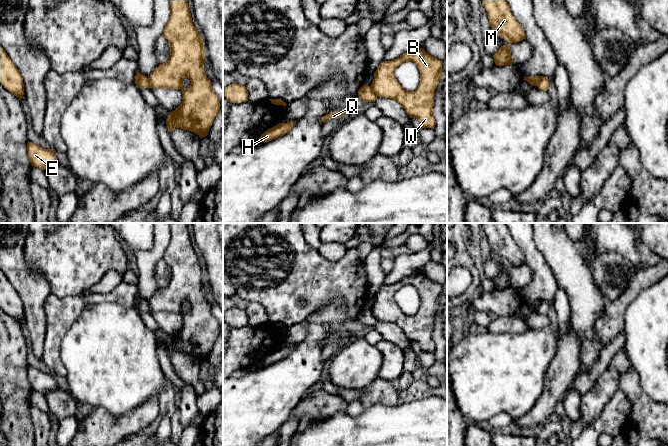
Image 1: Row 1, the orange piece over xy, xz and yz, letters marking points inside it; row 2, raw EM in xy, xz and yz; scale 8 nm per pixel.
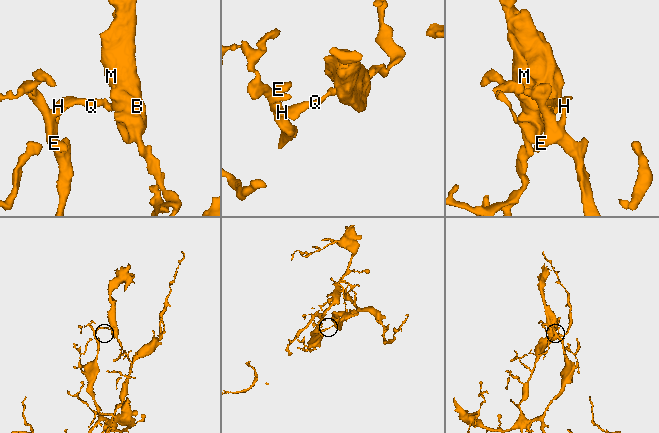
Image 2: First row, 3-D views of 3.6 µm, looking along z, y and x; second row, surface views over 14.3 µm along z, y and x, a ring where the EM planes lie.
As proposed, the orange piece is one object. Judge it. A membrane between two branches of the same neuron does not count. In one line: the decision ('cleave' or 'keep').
cleave

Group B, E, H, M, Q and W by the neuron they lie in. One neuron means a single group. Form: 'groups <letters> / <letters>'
groups B M W / E H Q

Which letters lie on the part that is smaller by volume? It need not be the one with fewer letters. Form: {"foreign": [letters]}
{"foreign": ["B", "M", "W"]}

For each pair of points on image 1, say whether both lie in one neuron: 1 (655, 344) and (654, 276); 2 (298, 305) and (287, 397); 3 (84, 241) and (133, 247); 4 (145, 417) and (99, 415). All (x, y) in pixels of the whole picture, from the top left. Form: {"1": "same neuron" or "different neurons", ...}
{"1": "different neurons", "2": "different neurons", "3": "different neurons", "4": "same neuron"}

